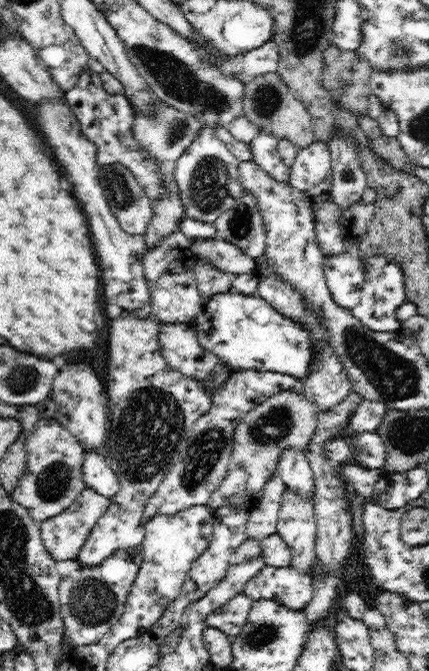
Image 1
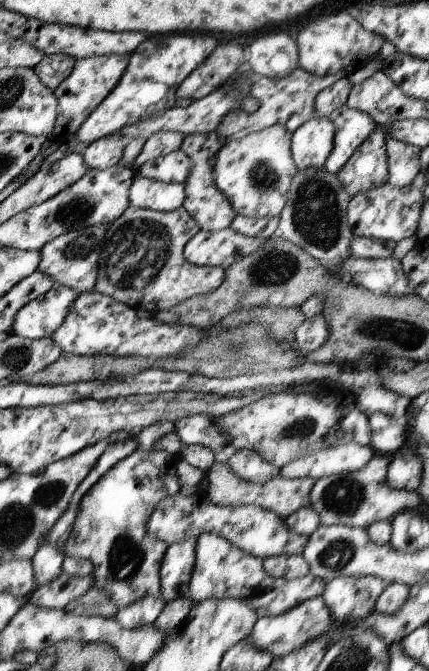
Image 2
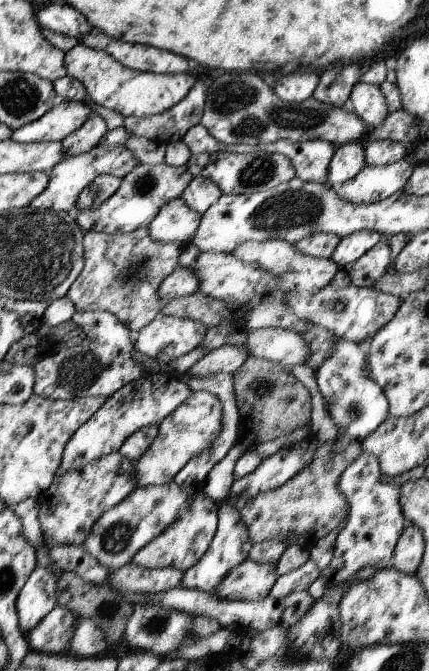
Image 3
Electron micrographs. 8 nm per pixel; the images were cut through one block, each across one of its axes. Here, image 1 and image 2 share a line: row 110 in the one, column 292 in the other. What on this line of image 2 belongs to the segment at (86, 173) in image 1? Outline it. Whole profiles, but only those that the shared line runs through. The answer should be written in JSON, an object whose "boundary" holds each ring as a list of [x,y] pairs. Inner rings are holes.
{"boundary":[[[286,32],[260,34],[246,50],[246,67],[257,77],[283,79],[298,68],[297,42]]]}

